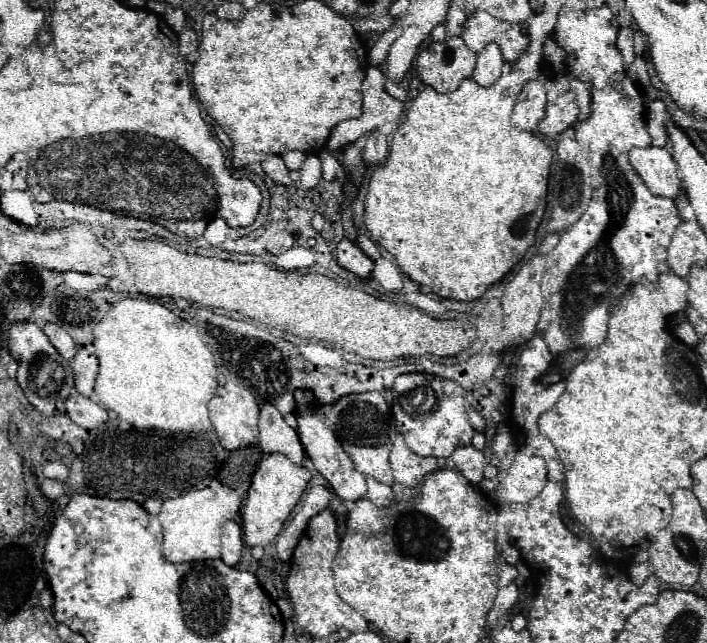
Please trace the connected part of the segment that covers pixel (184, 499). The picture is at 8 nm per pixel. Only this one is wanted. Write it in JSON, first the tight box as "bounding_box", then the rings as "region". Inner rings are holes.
{"bounding_box":[158,485,240,563],"region":[[[222,485],[218,491],[206,487],[198,491],[188,491],[182,497],[166,499],[158,521],[164,531],[162,553],[172,563],[184,563],[194,559],[216,559],[220,557],[218,551],[218,535],[222,521],[234,521],[238,517],[240,499],[234,489]]]}

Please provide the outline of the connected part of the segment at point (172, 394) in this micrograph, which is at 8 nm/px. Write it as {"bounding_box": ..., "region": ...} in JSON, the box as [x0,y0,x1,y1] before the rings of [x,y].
{"bounding_box":[94,297,218,431],"region":[[[124,297],[98,321],[94,327],[94,353],[98,357],[98,377],[94,393],[100,403],[114,411],[126,423],[148,429],[156,427],[162,431],[206,431],[210,427],[208,401],[218,389],[216,363],[200,339],[198,331],[180,319],[172,309],[156,303],[150,297]]]}

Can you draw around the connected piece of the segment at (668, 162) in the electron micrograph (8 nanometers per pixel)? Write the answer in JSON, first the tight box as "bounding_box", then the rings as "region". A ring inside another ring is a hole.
{"bounding_box":[630,147,680,197],"region":[[[636,147],[630,151],[630,163],[646,183],[650,193],[658,197],[676,197],[680,181],[676,177],[678,165],[664,147]]]}

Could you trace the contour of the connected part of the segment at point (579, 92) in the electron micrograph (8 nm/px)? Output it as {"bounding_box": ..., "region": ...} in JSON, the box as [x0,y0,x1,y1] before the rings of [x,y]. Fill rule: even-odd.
{"bounding_box":[572,77,590,119],"region":[[[572,77],[572,89],[576,93],[578,99],[578,107],[580,107],[580,119],[586,119],[590,115],[590,85],[584,83],[582,79]]]}

